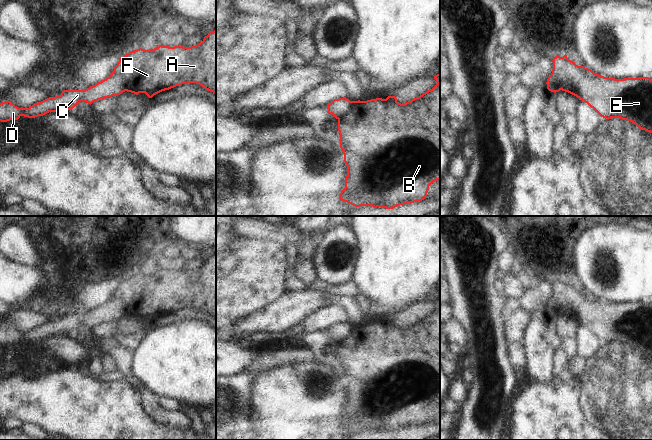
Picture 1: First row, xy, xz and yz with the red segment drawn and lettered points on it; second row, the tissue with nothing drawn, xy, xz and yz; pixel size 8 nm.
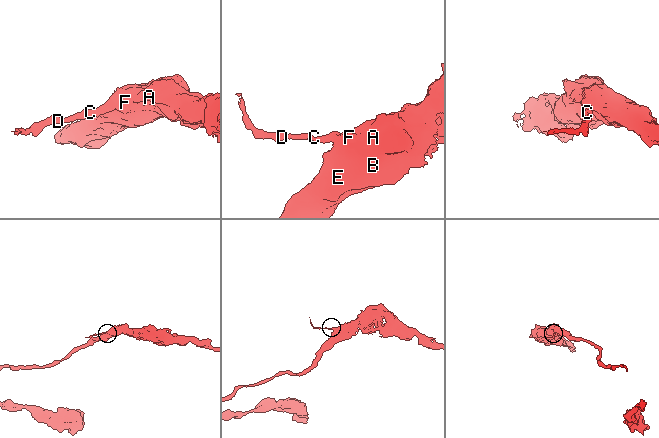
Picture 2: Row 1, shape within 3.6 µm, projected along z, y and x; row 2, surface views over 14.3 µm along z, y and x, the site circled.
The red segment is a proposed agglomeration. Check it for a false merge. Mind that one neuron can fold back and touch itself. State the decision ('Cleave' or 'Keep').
Cleave.

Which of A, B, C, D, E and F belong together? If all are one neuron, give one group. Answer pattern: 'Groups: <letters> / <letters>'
Groups: A B E F / C D.

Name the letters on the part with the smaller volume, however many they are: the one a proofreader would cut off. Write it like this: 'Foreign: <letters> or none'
Foreign: C, D.

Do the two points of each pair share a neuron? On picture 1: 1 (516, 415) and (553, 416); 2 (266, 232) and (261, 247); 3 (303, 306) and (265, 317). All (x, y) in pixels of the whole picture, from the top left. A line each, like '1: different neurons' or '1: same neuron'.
1: same neuron
2: different neurons
3: same neuron

